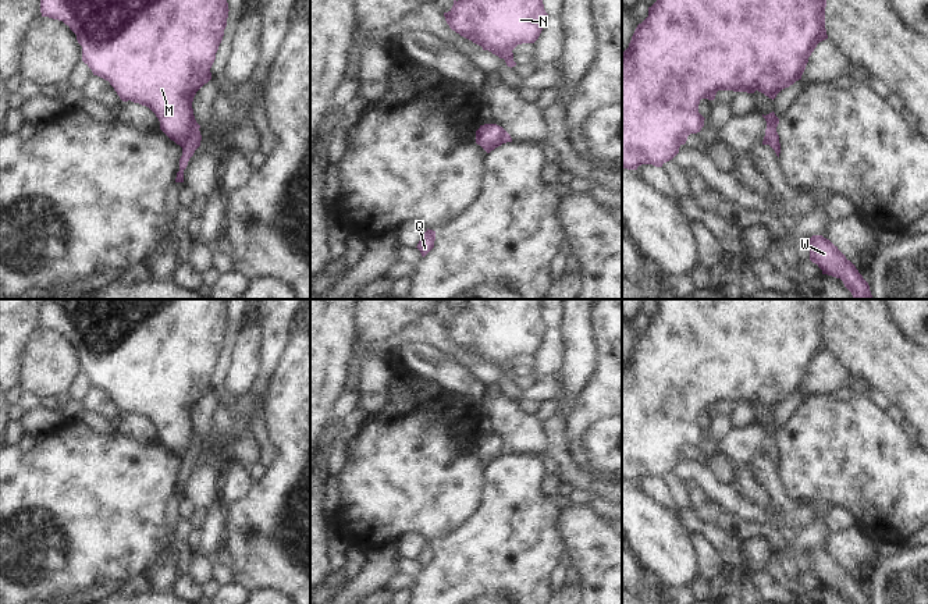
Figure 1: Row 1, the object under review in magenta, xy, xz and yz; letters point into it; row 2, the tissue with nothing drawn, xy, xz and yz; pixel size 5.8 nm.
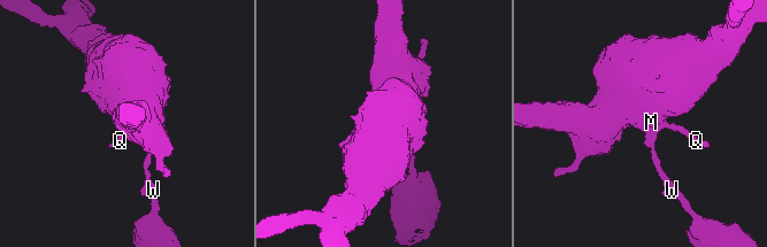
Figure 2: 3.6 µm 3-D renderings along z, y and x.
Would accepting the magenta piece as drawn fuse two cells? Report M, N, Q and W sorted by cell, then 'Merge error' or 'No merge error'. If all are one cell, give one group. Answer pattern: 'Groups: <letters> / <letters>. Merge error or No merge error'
Groups: M N Q / W. Merge error

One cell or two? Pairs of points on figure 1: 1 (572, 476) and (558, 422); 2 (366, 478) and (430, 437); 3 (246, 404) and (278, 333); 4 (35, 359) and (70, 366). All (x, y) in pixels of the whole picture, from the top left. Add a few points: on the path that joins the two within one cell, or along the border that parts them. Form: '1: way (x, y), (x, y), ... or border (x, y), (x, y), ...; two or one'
1: way (565, 462), (558, 451), (558, 436); one
2: way (381, 478), (415, 447); one
3: way (262, 386), (270, 369), (274, 351); one
4: way (43, 359), (61, 365); one

